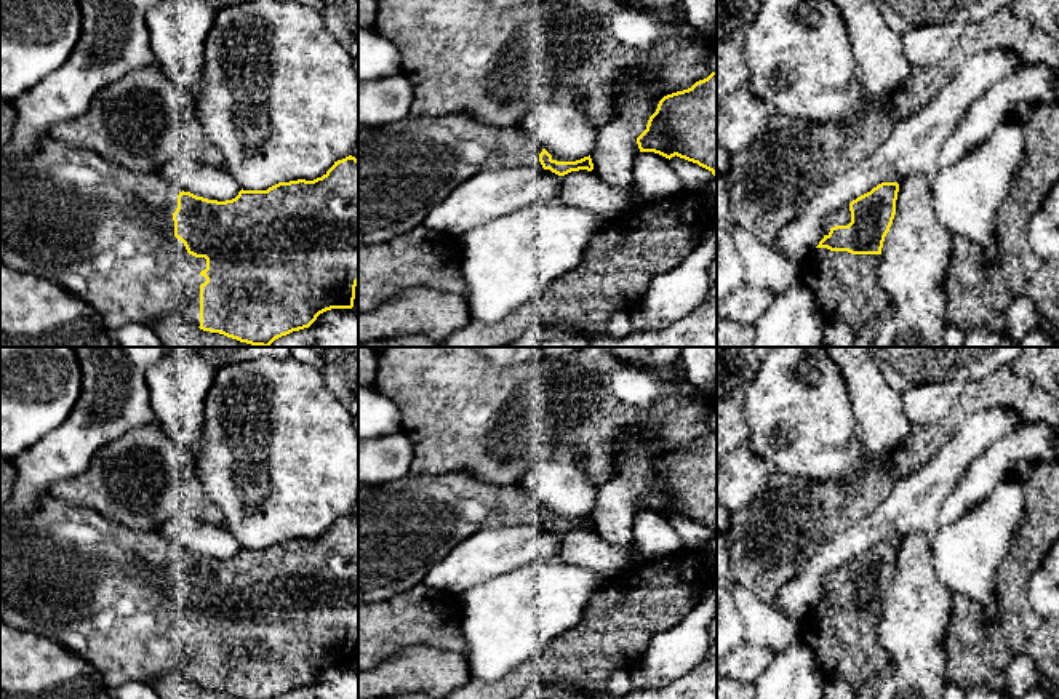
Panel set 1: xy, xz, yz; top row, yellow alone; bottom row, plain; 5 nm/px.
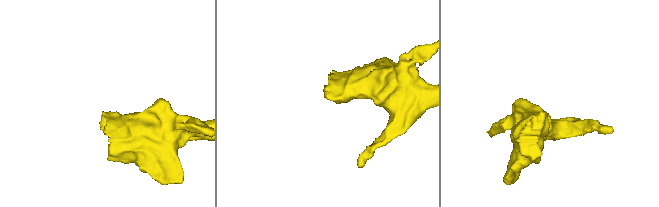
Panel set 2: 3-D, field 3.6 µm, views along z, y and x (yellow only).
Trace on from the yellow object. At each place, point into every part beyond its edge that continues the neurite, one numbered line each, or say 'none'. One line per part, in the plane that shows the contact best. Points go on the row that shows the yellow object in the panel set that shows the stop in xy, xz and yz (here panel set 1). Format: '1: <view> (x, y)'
1: xy (69, 216)

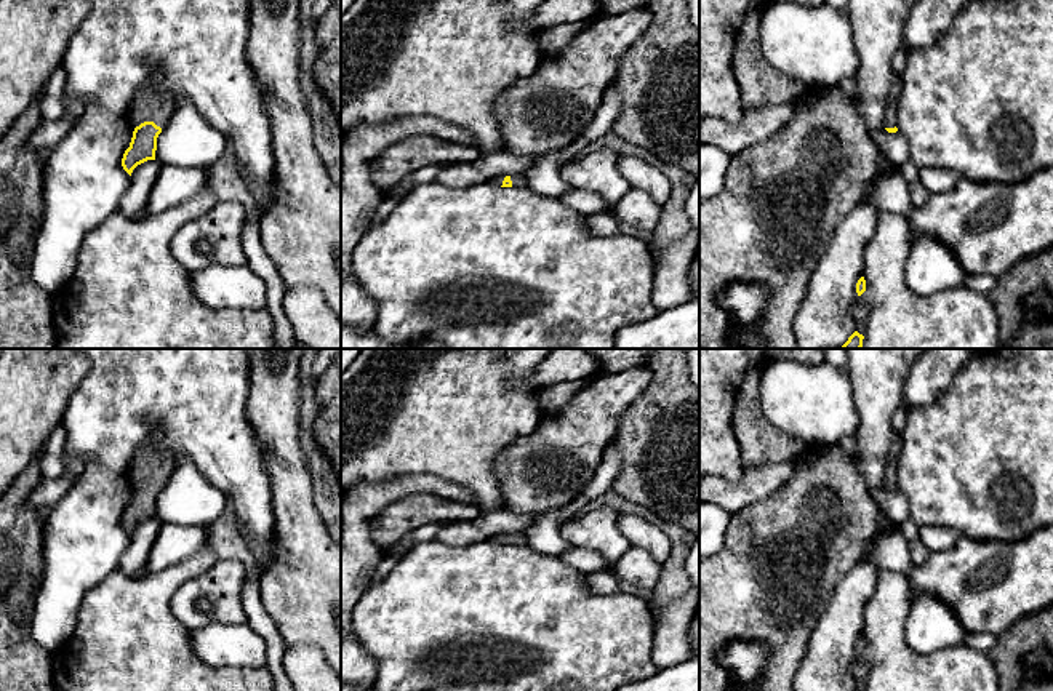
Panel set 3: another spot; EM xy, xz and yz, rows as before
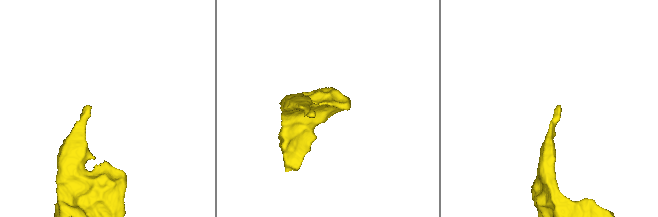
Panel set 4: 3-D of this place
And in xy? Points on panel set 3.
1: xy (151, 104)

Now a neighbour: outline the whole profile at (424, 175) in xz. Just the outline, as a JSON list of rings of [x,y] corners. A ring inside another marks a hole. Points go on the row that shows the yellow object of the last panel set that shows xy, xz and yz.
[[[430,165],[416,170],[414,173],[403,178],[395,187],[384,190],[386,197],[397,197],[408,194],[411,189],[421,184],[434,182],[443,165]]]

